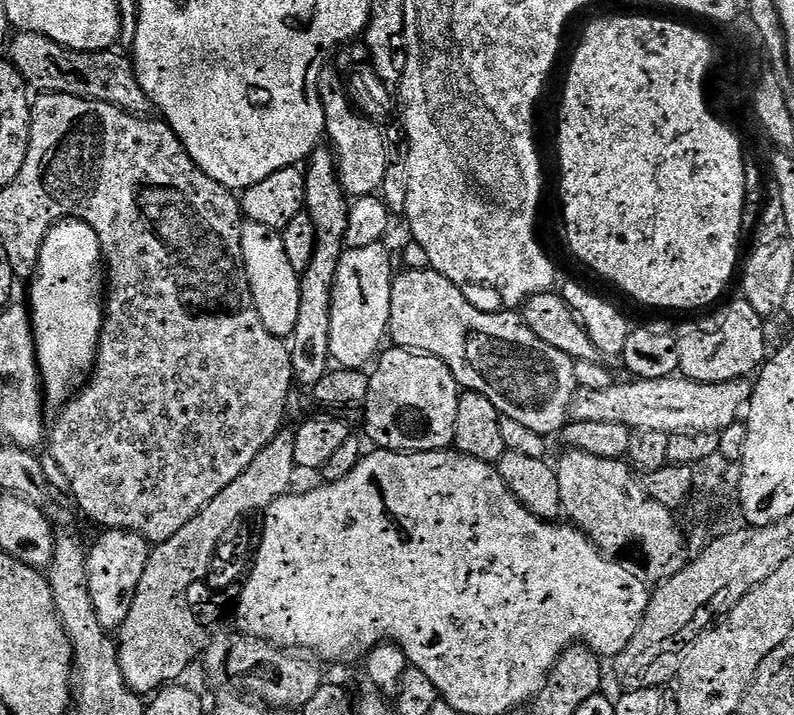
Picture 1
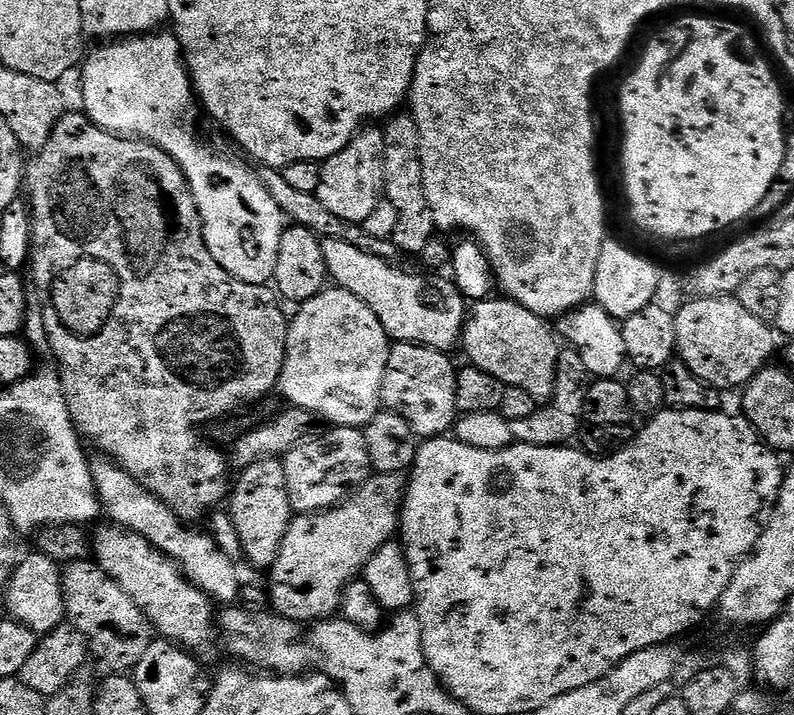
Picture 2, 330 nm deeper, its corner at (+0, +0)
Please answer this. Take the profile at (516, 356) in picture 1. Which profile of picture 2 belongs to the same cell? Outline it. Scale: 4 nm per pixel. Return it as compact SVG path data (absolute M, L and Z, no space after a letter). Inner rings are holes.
M325 240L323 245L331 283L362 298L393 341L424 344L445 354L461 343L466 323L466 298L451 279L439 280L436 276L396 268L400 266L360 250L358 246L350 246L350 242Z

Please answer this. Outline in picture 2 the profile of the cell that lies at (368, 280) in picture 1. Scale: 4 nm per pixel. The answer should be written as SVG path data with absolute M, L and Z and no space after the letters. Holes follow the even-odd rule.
M335 286L325 288L324 291L319 292L314 298L310 298L305 304L299 305L295 311L296 317L293 315L288 325L286 358L284 359L284 369L280 375L279 391L284 391L284 396L288 399L287 403L291 407L310 410L314 414L318 414L320 419L329 425L341 428L363 429L364 425L370 422L370 418L374 418L374 414L381 411L382 408L382 386L384 385L384 375L386 374L386 366L388 365L388 350L390 347L390 338L386 334L382 322L378 322L374 310L370 310L370 306L366 302L362 302L362 298L350 294L345 288Z

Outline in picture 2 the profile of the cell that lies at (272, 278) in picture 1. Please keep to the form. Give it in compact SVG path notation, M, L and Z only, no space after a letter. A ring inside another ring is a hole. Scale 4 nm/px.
M168 30L161 31L159 34L134 35L123 39L113 39L111 42L104 42L94 47L96 49L92 53L89 51L82 64L82 69L84 68L84 105L82 105L82 111L99 128L105 128L107 132L112 132L116 136L130 136L137 140L149 140L151 144L158 146L166 154L173 156L180 163L180 168L183 169L184 176L187 177L188 184L192 187L196 205L200 208L200 221L204 227L206 246L210 250L210 254L214 254L218 266L222 266L222 270L234 274L234 278L238 278L242 282L268 284L272 280L272 275L278 262L278 246L286 227L286 217L281 212L278 202L274 202L274 198L270 198L266 186L261 182L259 175L255 171L251 172L242 161L235 160L234 157L227 156L224 152L215 152L212 148L203 148L200 145L199 138L188 129L188 115L192 112L192 100L194 104L192 77L188 75L188 69L184 63L184 53L180 50L180 41L176 39L171 31L166 31Z

